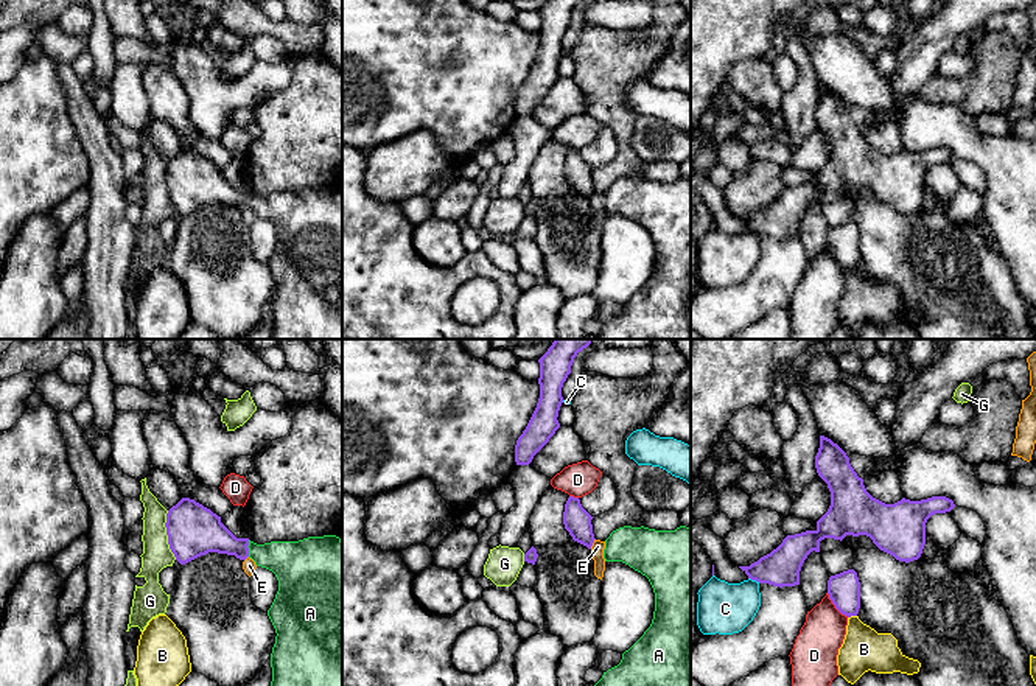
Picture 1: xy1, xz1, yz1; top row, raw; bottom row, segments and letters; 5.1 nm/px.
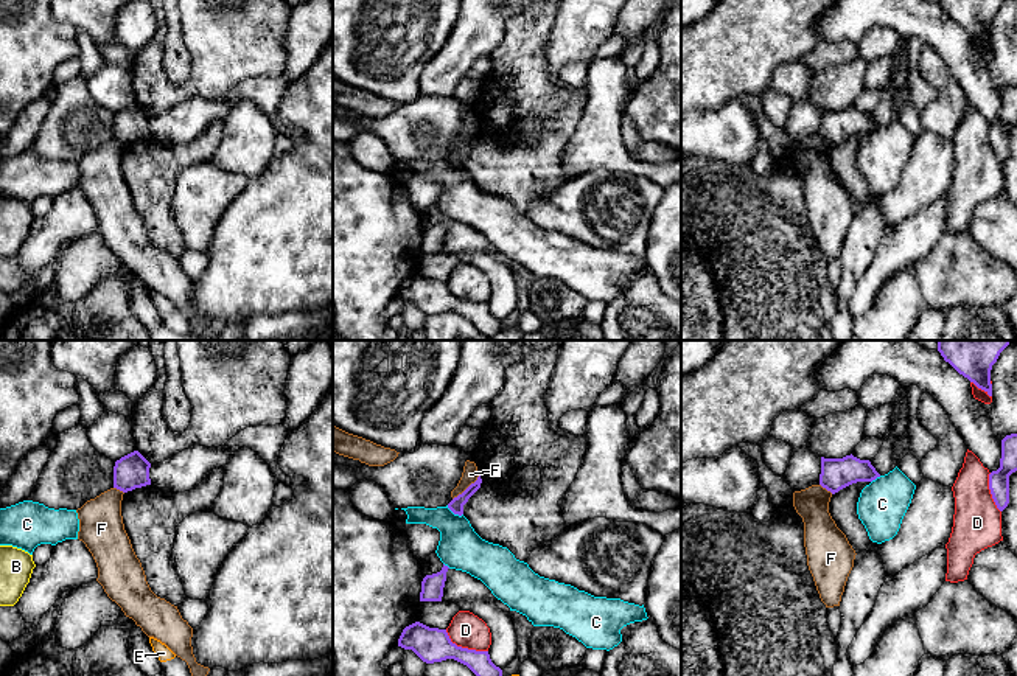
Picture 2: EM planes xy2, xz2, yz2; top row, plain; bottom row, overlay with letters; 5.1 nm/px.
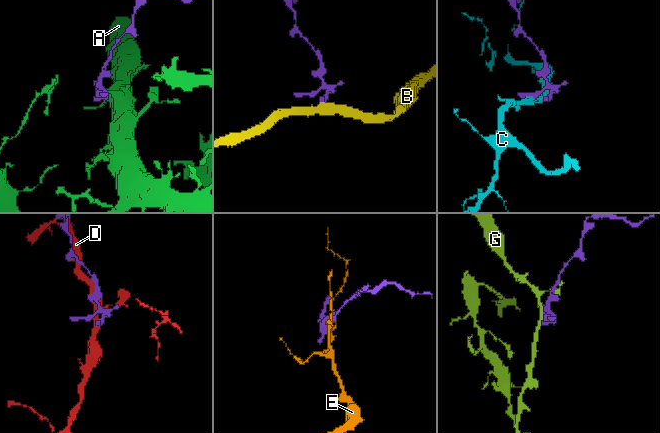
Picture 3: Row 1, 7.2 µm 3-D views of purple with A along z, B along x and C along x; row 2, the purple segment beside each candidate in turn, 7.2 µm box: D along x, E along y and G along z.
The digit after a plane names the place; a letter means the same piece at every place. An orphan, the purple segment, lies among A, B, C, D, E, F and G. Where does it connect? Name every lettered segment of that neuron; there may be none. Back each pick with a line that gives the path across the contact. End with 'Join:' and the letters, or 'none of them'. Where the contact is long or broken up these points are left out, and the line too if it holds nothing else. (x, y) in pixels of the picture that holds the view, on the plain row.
A: way xy1 (202, 184), (232, 198), (248, 199), (293, 213)
Join: A

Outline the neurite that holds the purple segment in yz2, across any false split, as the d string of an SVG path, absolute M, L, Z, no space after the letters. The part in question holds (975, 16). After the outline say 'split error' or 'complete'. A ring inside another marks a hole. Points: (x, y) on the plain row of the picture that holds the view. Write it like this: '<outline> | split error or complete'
M938 0L945 14L992 48L991 22L1005 0Z | complete

